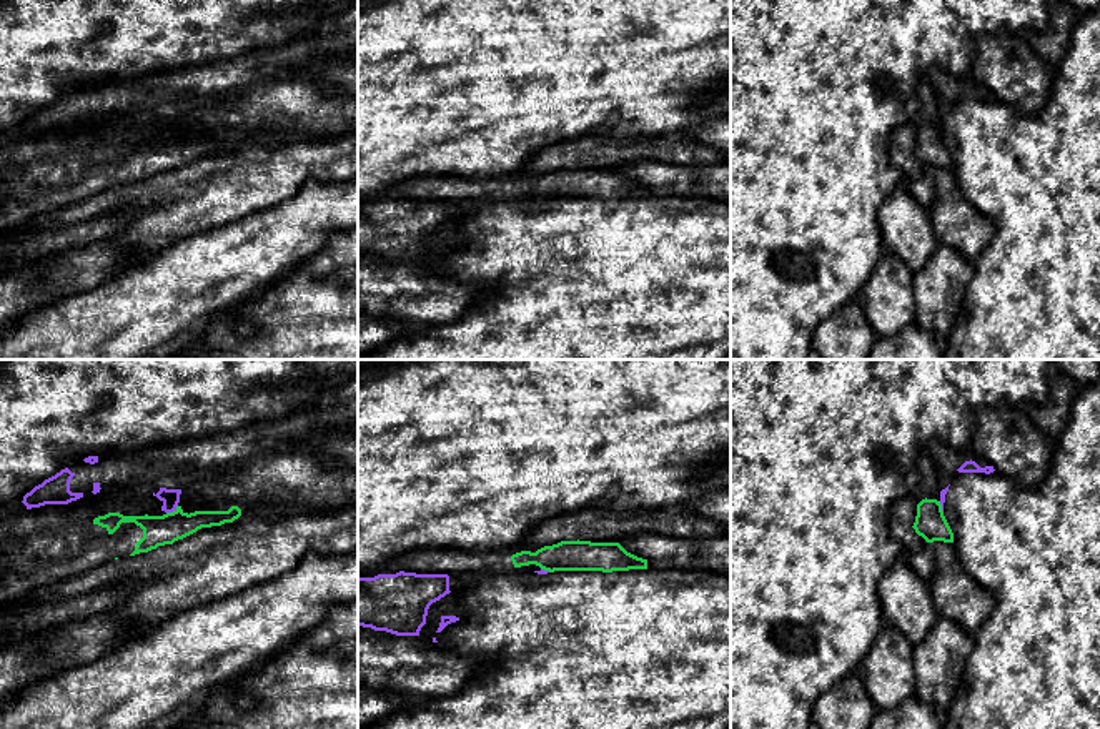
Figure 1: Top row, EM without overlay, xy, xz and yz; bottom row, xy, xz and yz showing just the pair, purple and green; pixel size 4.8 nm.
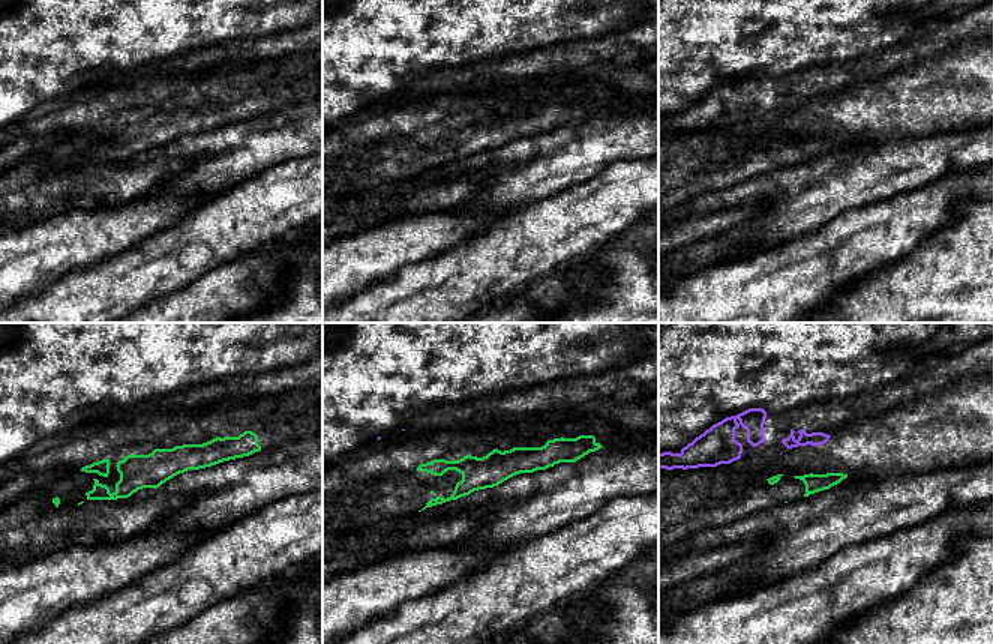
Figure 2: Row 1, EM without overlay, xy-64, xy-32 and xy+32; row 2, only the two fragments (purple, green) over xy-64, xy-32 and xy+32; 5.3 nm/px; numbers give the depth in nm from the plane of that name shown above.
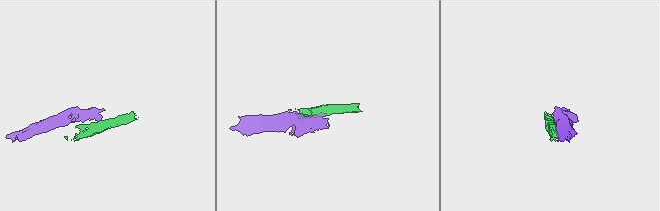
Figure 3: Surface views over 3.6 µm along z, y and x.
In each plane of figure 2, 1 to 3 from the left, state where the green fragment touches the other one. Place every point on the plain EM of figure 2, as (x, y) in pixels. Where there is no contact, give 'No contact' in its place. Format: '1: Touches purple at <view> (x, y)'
1: No contact
2: No contact
3: No contact

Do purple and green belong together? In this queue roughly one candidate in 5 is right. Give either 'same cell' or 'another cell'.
another cell

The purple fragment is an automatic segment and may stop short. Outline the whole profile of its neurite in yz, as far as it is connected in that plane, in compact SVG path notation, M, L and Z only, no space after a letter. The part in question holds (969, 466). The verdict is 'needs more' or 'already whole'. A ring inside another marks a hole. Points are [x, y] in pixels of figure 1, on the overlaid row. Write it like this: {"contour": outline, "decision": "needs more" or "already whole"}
{"contour": "M974 454L957 471L959 473L985 473L985 474L990 474L995 469L993 469L993 466L992 466L992 463L989 459Z", "decision": "needs more"}

